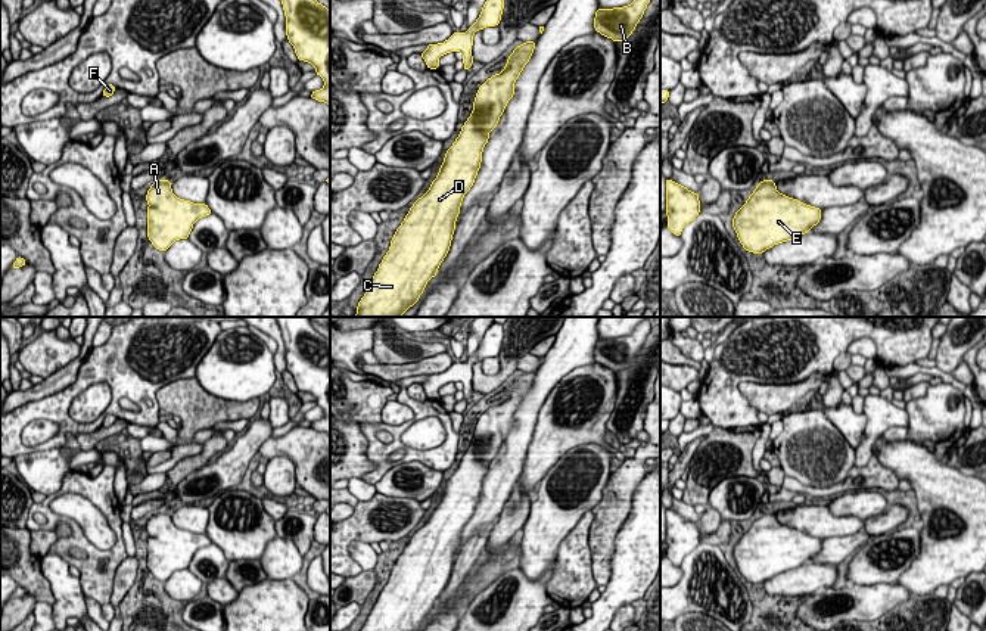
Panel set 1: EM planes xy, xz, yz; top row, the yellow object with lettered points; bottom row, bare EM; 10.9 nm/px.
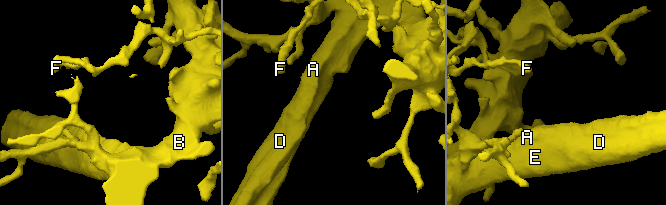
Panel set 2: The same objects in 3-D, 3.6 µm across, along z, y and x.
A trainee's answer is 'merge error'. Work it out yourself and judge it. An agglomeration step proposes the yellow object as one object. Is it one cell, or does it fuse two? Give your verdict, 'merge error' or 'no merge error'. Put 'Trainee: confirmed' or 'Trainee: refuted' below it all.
no merge error
Trainee: refuted

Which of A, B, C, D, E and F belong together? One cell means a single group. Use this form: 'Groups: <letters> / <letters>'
Groups: A B C D E F

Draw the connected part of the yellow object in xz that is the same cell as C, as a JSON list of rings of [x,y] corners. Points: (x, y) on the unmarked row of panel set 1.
[[[535,373],[517,376],[504,400],[479,417],[473,441],[447,481],[436,509],[396,559],[361,631],[419,631],[427,612],[436,606],[450,581],[463,528],[480,498],[489,463],[514,426],[514,413]]]

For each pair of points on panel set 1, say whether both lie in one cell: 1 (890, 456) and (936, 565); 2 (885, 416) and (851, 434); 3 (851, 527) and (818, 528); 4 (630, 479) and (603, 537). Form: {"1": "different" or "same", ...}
{"1": "same", "2": "different", "3": "same", "4": "same"}

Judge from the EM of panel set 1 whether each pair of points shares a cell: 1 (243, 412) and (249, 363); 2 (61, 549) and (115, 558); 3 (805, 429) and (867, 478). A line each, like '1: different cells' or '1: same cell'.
1: different cells
2: same cell
3: different cells

